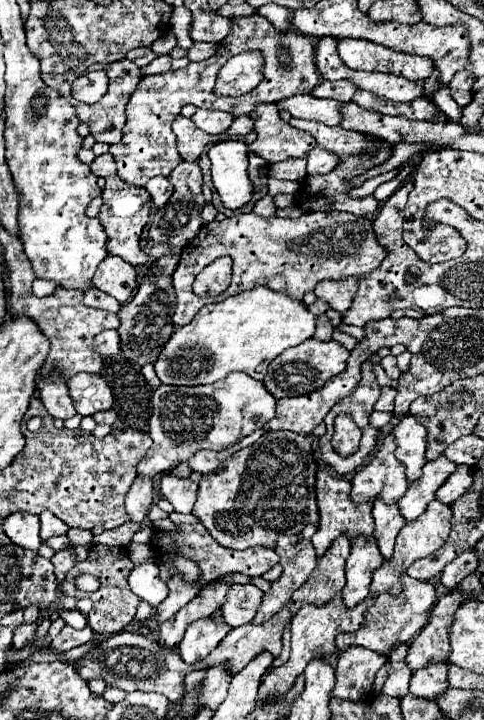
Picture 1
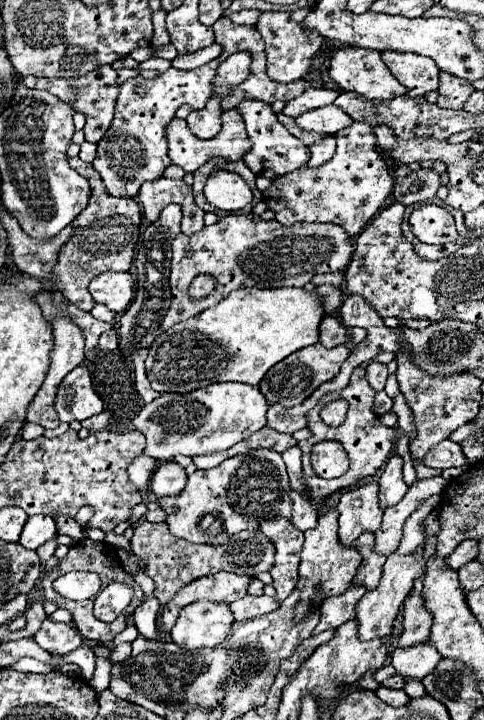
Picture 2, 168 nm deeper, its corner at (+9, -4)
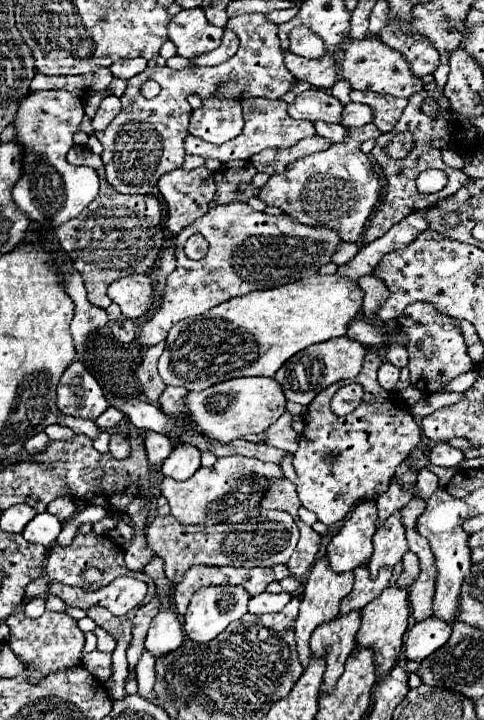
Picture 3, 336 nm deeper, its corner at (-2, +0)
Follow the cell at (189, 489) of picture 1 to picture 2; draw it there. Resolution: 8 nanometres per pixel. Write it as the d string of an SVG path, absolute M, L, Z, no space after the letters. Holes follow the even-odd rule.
M170 461L170 463L164 463L164 465L160 465L156 469L156 473L152 475L150 483L152 483L150 485L152 487L152 493L158 499L176 497L176 495L182 493L184 485L186 485L186 471L178 463Z

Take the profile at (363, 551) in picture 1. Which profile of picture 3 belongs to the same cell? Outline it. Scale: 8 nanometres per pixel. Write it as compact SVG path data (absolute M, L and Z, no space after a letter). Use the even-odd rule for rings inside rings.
M353 611L345 617L335 617L311 635L313 657L323 657L327 663L321 693L331 693L331 689L335 689L335 681L343 675L343 665L355 647L359 625L361 613Z

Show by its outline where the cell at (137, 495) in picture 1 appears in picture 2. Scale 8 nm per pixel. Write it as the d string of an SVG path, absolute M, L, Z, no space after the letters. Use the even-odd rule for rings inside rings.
M140 455L128 467L128 479L134 487L138 487L138 491L144 491L148 487L148 481L150 481L154 469L156 469L156 461L146 455Z

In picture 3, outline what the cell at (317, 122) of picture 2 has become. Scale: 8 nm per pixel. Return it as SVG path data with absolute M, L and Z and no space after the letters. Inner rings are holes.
M349 103L343 109L343 125L345 127L363 127L367 123L373 123L373 113L363 103Z

